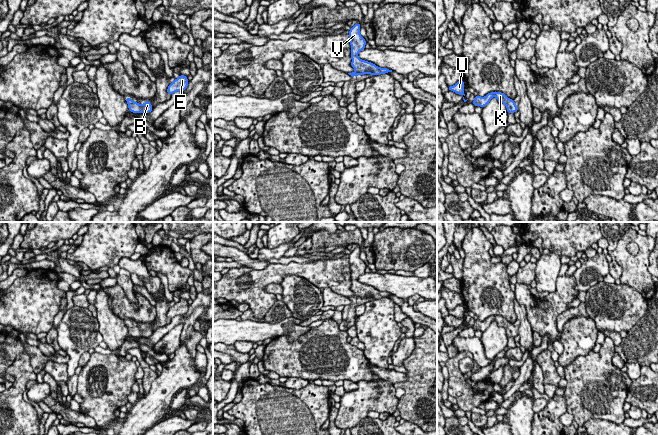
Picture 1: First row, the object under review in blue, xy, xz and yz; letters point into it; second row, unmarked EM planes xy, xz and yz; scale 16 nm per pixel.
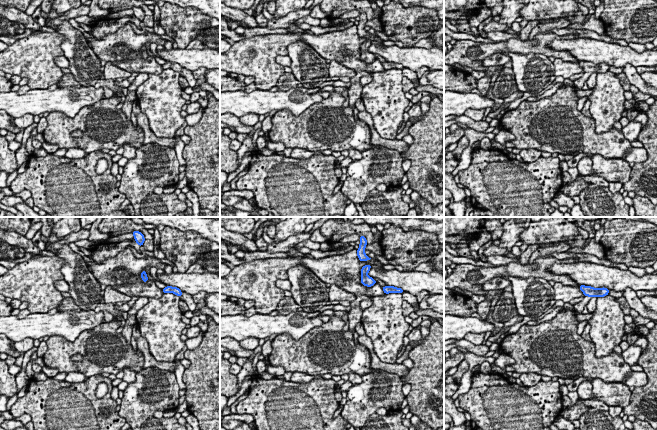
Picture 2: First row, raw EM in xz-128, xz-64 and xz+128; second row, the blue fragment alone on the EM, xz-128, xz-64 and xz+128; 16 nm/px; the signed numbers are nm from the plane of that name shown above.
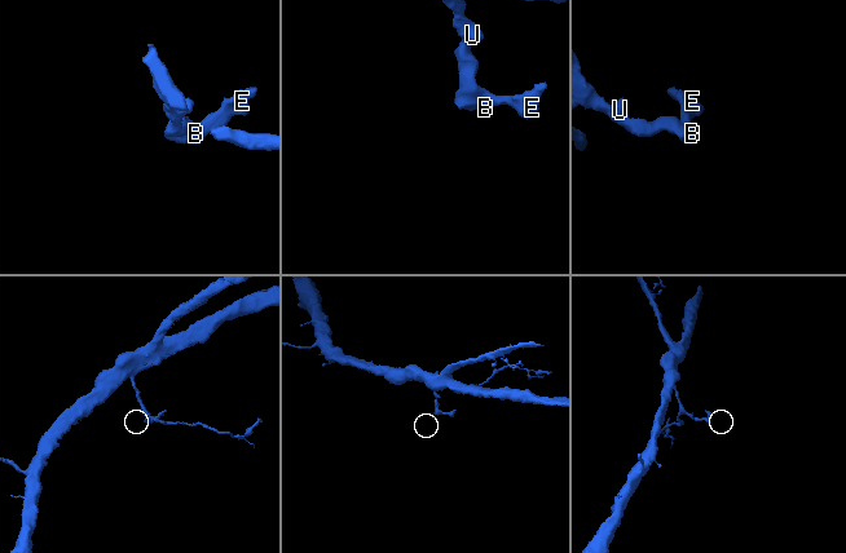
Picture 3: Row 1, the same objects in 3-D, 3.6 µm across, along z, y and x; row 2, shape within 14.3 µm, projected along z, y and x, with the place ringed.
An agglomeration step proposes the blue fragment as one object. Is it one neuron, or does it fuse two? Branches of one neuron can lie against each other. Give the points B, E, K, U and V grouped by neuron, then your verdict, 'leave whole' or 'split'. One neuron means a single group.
B E K U V; leave whole

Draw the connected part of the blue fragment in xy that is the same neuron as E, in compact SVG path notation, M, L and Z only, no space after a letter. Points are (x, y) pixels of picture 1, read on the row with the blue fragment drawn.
M180 75L172 83L169 84L167 92L172 95L176 91L184 91L188 87L188 78L185 75Z

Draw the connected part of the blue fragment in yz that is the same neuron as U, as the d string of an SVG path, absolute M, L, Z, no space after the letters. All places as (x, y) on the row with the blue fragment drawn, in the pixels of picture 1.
M464 80L458 81L458 82L456 82L455 85L448 86L448 88L449 88L449 91L453 91L459 95L465 96L465 94L464 94Z

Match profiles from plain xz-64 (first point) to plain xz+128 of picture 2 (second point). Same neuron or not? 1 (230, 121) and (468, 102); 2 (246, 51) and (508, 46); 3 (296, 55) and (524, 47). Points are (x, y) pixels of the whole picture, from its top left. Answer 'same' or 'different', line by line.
1: different
2: same
3: different

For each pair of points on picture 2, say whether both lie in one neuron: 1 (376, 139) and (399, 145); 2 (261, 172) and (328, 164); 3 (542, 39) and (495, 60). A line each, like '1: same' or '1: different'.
1: same
2: same
3: different

